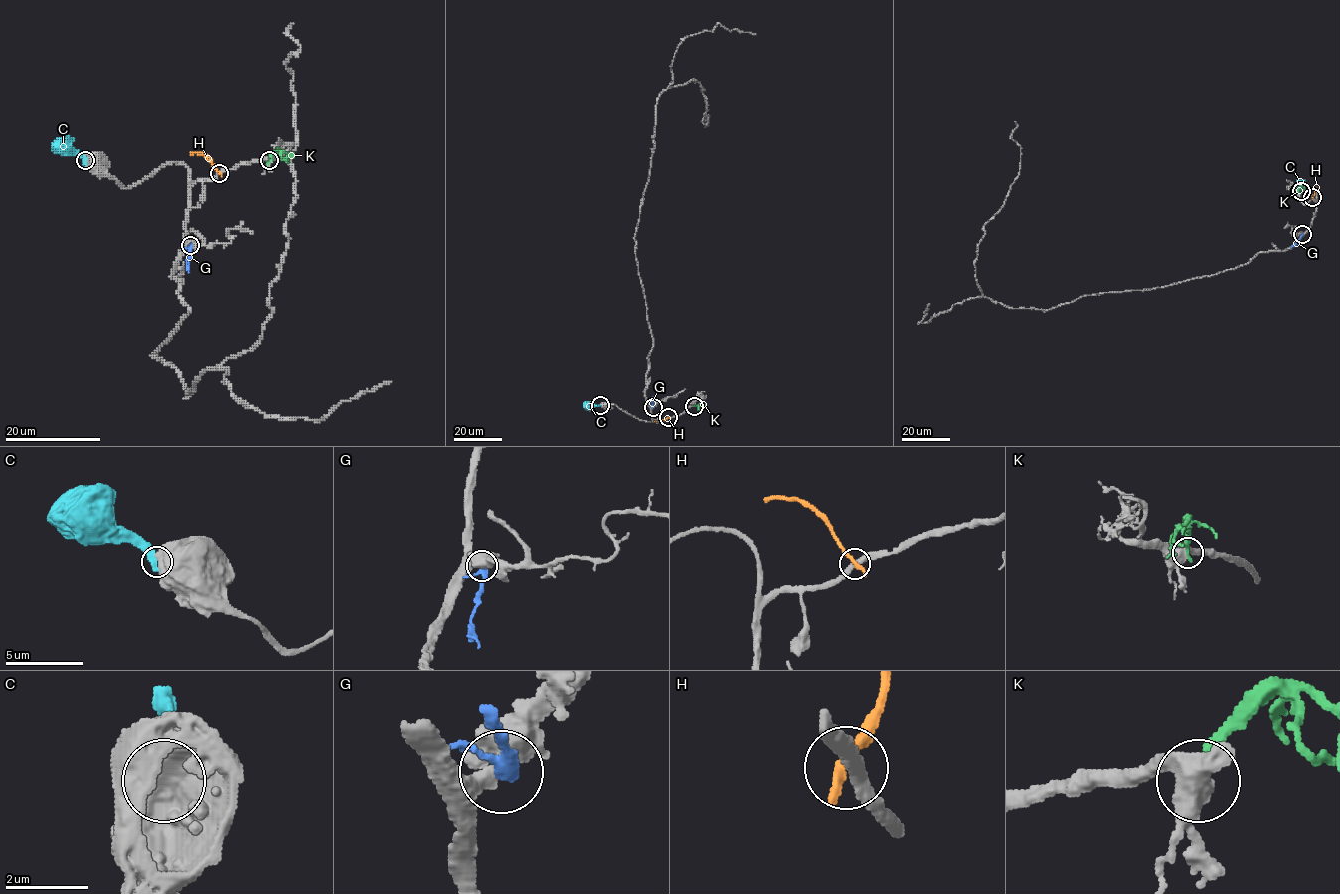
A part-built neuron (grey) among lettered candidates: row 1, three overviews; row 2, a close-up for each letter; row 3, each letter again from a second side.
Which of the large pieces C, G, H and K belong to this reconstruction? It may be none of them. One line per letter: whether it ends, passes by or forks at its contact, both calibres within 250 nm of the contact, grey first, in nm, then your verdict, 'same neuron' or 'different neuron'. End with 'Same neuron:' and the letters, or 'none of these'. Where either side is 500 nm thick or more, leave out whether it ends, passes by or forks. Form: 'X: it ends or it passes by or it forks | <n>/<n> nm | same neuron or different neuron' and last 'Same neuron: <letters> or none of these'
C: 950/380 nm | different neuron
G: it passes by | 480/280 nm | different neuron
H: it ends | 320/340 nm | different neuron
K: 650/320 nm | different neuron
Same neuron: none of these

